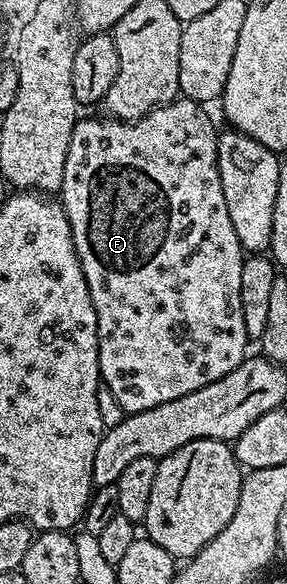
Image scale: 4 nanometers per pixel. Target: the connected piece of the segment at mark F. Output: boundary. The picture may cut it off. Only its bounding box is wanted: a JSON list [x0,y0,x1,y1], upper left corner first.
[60,96,248,414]

